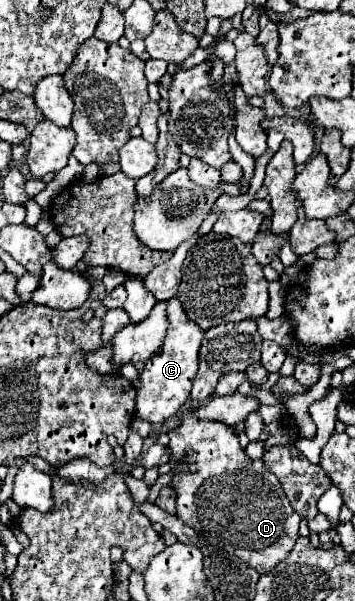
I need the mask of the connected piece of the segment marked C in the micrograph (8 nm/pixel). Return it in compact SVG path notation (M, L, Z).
M176 298L168 300L166 312L168 330L164 336L164 344L160 352L146 362L136 384L136 416L150 424L168 422L186 402L190 402L190 388L198 370L198 350L204 336L204 332L194 322L188 320L186 312L182 310Z

